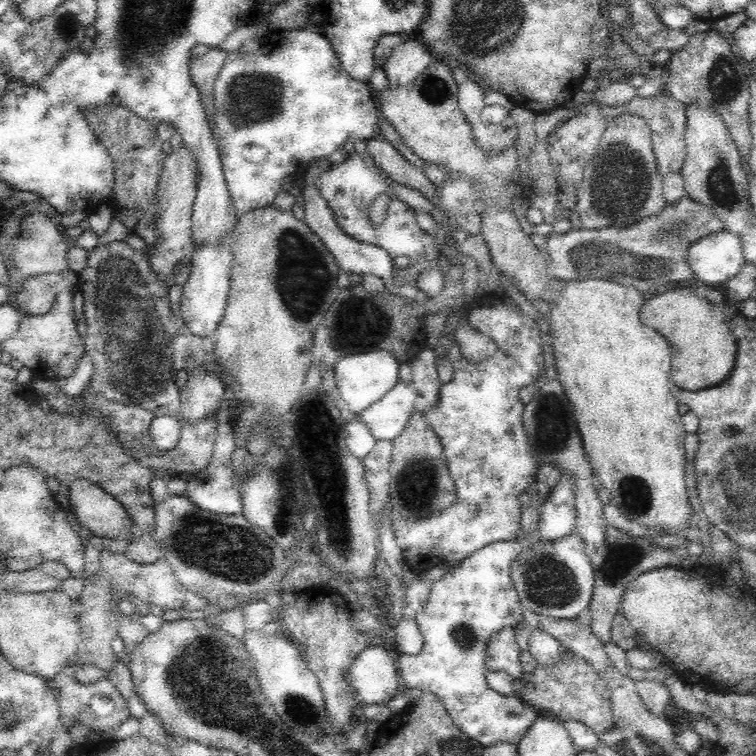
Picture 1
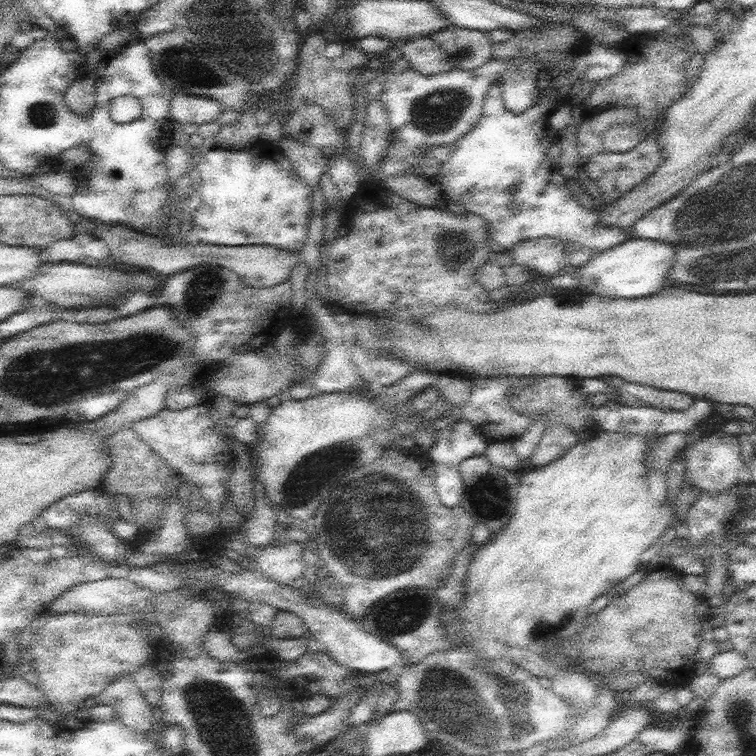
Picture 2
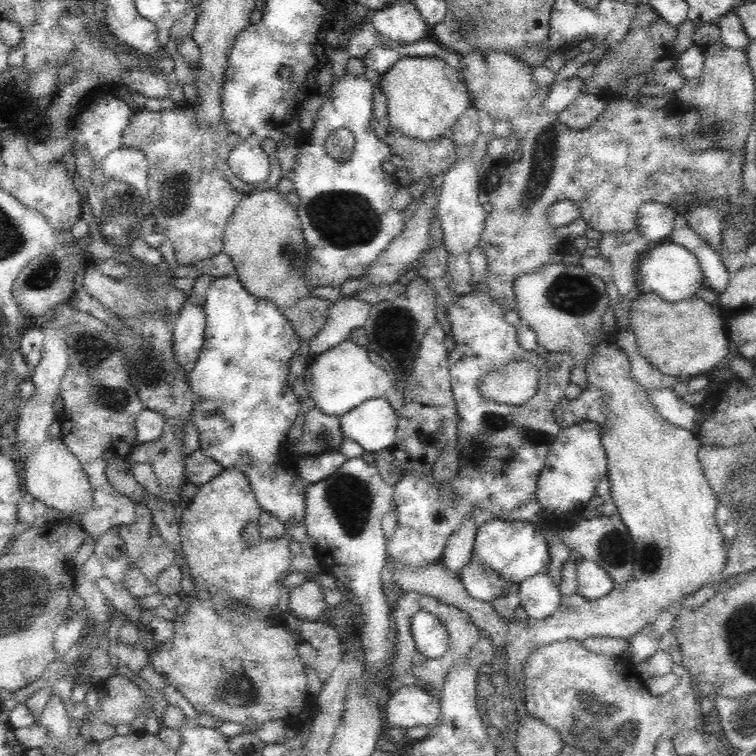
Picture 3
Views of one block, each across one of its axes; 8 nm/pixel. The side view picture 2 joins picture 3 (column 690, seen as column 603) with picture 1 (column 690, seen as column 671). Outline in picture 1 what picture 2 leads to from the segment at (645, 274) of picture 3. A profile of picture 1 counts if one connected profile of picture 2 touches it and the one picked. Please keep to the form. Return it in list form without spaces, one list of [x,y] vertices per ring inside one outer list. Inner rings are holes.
[[[722,230],[702,234],[689,246],[686,260],[692,269],[693,284],[722,284],[730,280],[745,263],[740,239]]]

